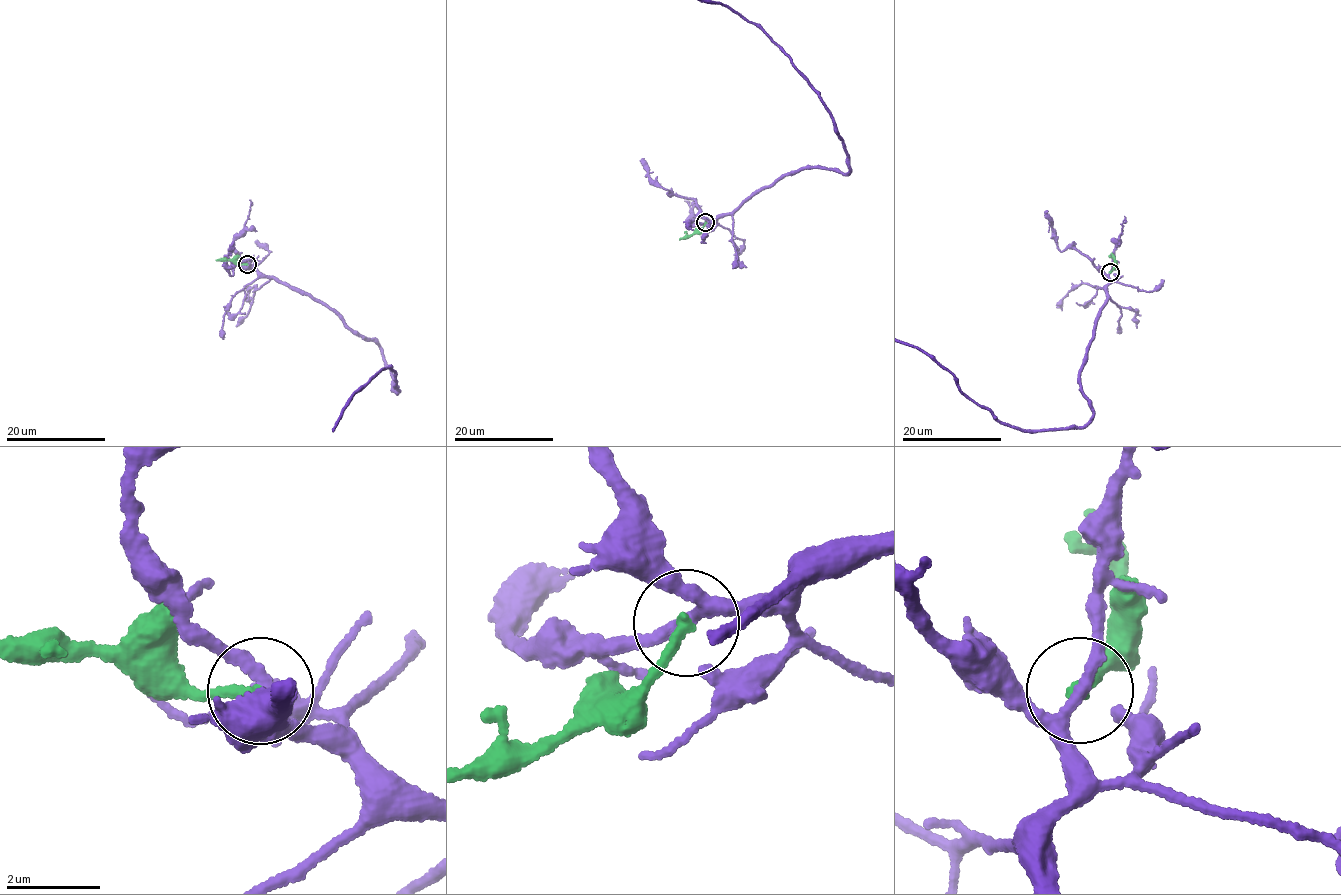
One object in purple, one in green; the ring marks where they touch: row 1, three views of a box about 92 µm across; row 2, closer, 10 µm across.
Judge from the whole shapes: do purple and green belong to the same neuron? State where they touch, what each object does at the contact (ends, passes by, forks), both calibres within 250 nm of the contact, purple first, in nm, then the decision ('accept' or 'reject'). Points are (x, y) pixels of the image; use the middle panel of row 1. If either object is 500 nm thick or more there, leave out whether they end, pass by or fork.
place (705, 222); purple forks; green ends; calibres 200 and 220 nm; reject

